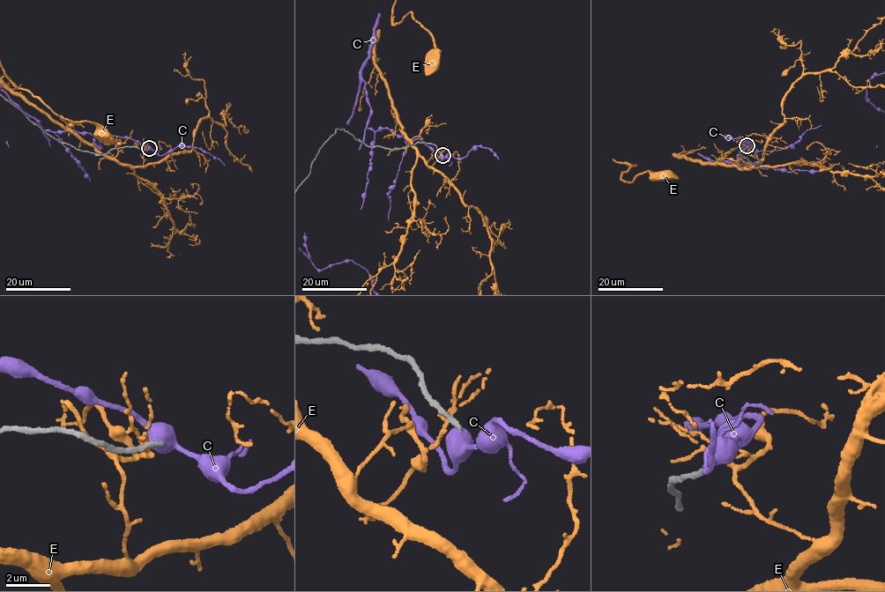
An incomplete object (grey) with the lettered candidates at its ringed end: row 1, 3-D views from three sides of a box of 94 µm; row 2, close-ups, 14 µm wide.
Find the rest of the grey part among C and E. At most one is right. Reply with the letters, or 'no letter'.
no letter

